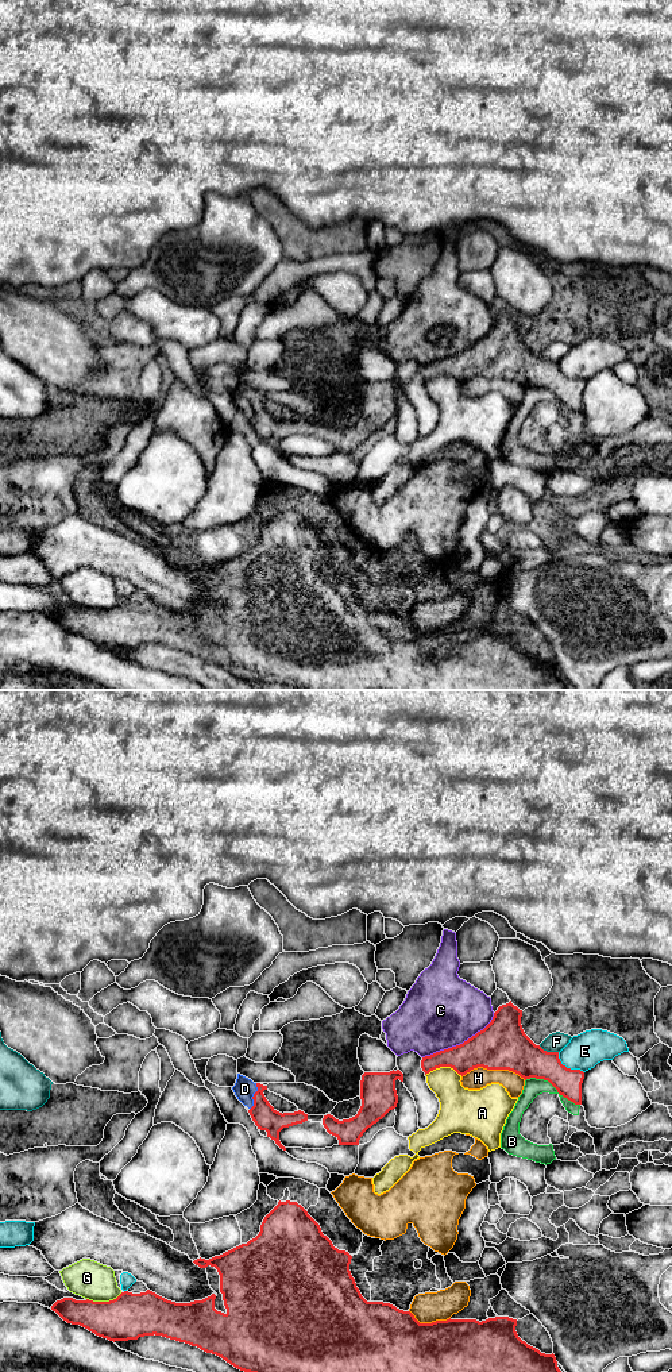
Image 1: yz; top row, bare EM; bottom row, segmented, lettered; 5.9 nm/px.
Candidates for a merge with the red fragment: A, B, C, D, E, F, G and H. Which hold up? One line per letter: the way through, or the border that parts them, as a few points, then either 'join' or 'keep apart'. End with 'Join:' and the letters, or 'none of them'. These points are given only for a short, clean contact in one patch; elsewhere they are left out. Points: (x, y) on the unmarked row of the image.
A: border along yz (425, 382), (440, 376), (452, 376), (462, 384); keep apart
B: keep apart
C: keep apart
D: runs through yz (266, 427), (253, 405), (244, 397); join
E: keep apart
F: keep apart
G: keep apart
H: keep apart
Join: D

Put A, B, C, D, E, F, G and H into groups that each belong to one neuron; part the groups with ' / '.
A / B / C / D / E / F / G / H

